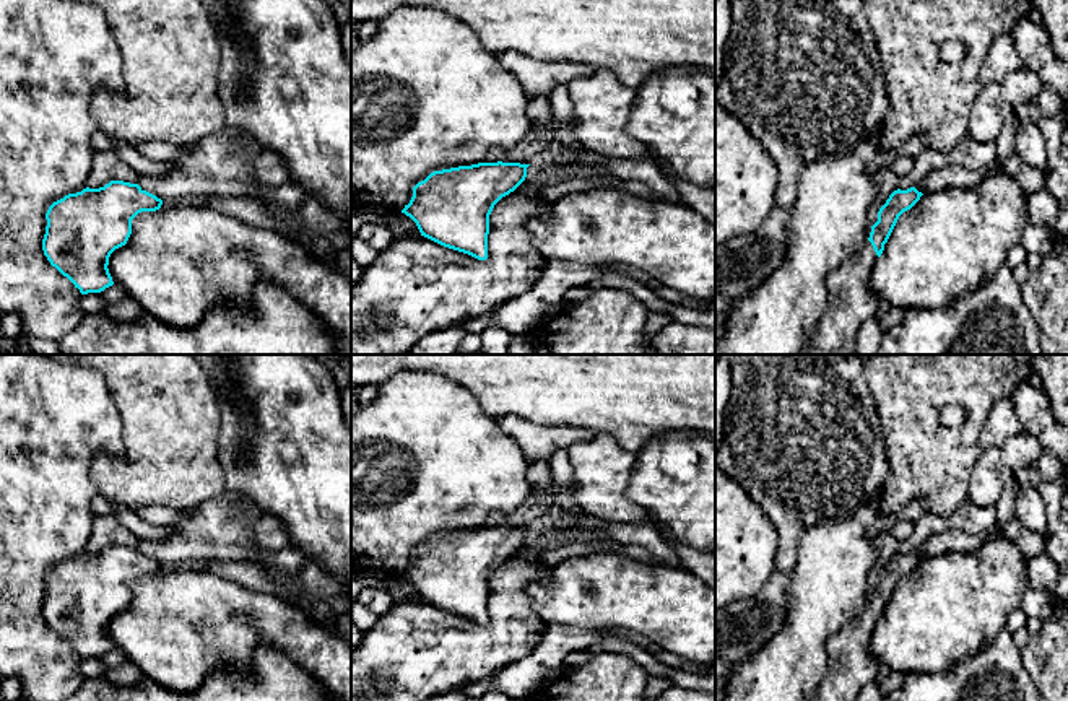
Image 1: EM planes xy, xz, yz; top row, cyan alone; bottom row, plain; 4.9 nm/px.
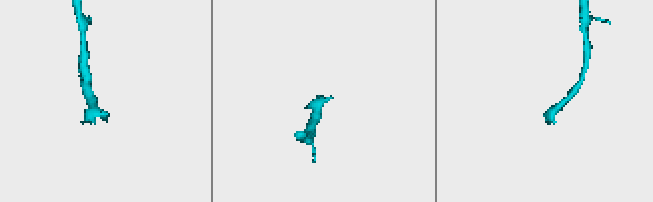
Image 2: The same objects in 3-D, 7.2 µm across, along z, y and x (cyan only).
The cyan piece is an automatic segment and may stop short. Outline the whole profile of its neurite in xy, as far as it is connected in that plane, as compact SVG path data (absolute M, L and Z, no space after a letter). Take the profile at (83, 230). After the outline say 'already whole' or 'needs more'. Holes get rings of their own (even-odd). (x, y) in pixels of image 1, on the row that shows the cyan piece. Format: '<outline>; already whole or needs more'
M124 181L68 194L49 207L46 220L44 255L81 294L117 283L146 314L190 329L219 304L247 304L257 281L270 278L333 333L336 355L351 355L351 276L328 267L302 241L205 207L167 208L138 184Z; needs more

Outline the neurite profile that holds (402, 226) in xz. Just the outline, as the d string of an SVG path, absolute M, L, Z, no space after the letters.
M402 211L392 213L390 224L392 241L421 236L416 223Z

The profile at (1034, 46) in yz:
M1026 18L1013 28L1011 36L1026 68L1039 73L1057 59L1044 24L1035 24L1031 18Z

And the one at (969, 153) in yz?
M966 133L949 151L923 148L914 158L914 169L901 177L899 189L915 187L923 177L944 168L966 168L970 171L983 171L998 159L996 142L977 142Z

